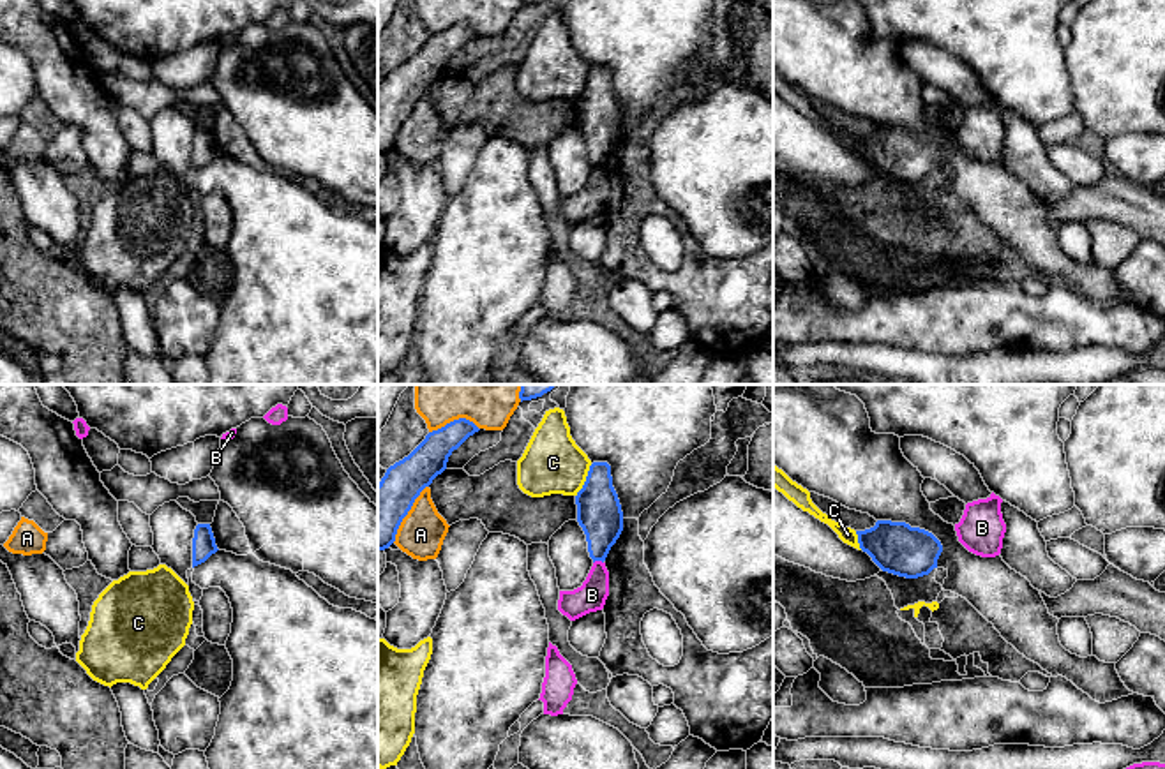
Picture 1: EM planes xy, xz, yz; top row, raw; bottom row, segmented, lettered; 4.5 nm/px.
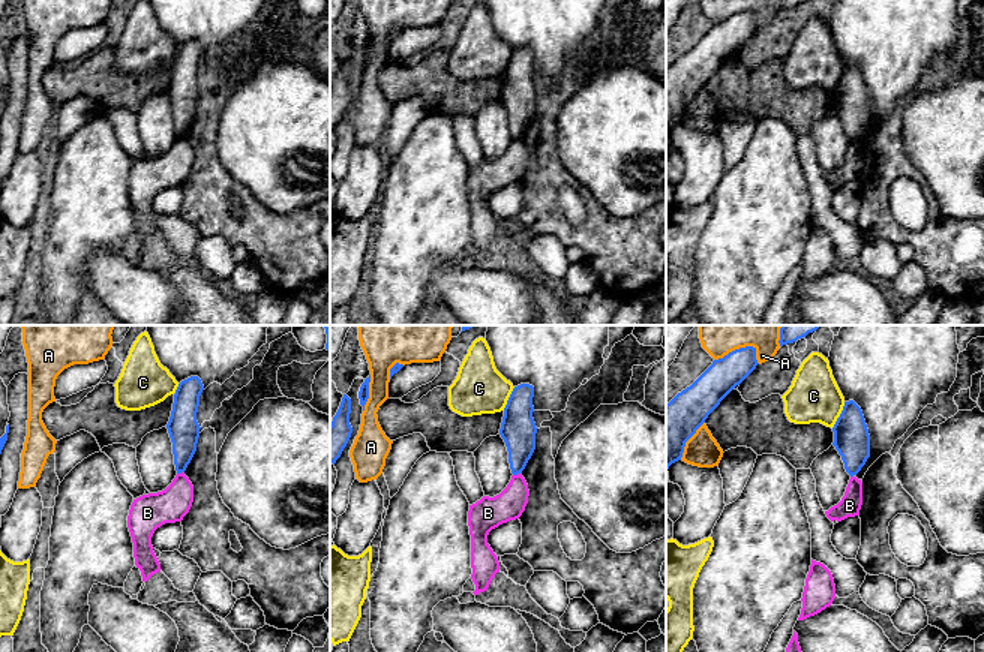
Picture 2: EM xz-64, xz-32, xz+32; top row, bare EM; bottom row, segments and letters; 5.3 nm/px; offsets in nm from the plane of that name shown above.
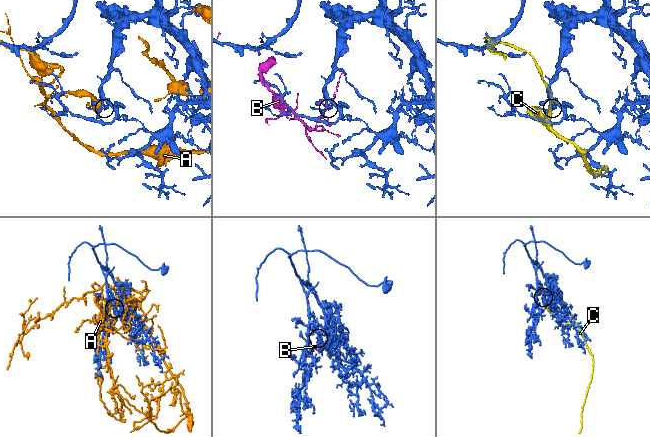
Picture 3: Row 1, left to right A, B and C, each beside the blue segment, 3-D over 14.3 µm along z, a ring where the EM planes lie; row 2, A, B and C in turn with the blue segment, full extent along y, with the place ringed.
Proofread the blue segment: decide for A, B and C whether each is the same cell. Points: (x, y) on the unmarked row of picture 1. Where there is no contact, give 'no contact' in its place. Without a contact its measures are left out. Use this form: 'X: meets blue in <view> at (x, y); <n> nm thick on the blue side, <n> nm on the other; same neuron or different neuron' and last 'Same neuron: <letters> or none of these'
A: meets blue in xz at (406, 119); 240 nm thick on the blue side, 220 nm on the other; different neuron
B: meets blue in xz at (597, 164); 200 nm thick on the blue side, 140 nm on the other; different neuron
C: meets blue in xz at (586, 85); 200 nm thick on the blue side, 280 nm on the other; different neuron
Same neuron: none of these

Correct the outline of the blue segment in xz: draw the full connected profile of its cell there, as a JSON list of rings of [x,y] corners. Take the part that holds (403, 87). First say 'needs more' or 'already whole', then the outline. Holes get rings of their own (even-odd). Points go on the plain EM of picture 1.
already whole; [[[459,23],[432,35],[402,65],[390,71],[378,88],[378,155],[395,146],[402,123],[420,97],[447,74],[448,62],[480,34]]]

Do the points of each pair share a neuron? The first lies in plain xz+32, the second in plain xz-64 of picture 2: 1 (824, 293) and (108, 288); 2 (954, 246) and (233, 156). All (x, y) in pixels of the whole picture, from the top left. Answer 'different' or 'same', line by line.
1: same
2: different

